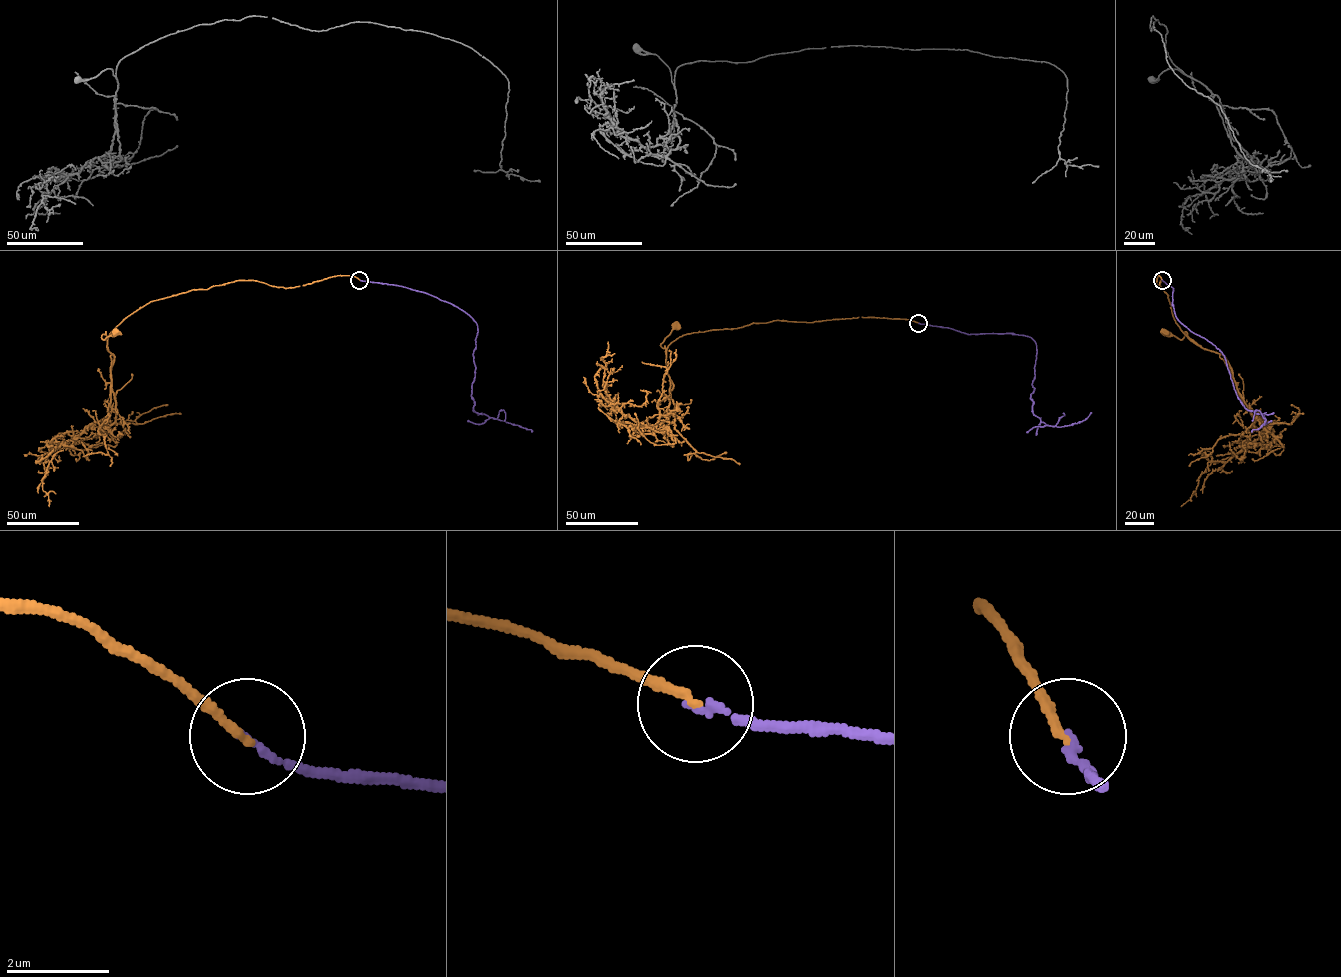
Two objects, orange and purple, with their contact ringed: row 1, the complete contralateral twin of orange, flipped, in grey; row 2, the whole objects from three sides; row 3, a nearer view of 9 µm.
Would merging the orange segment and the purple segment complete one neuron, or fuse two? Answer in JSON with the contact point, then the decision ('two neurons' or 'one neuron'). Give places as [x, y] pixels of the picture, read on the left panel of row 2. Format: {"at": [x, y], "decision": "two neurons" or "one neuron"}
{"at": [359, 280], "decision": "one neuron"}

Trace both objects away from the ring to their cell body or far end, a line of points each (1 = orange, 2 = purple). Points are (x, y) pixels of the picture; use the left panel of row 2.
1: (359, 279), (284, 288), (236, 280), (151, 301), (107, 344), (106, 331), (101, 338), (115, 331)
2: (359, 279), (427, 293), (470, 316), (477, 331), (473, 353), (473, 410), (531, 432)

